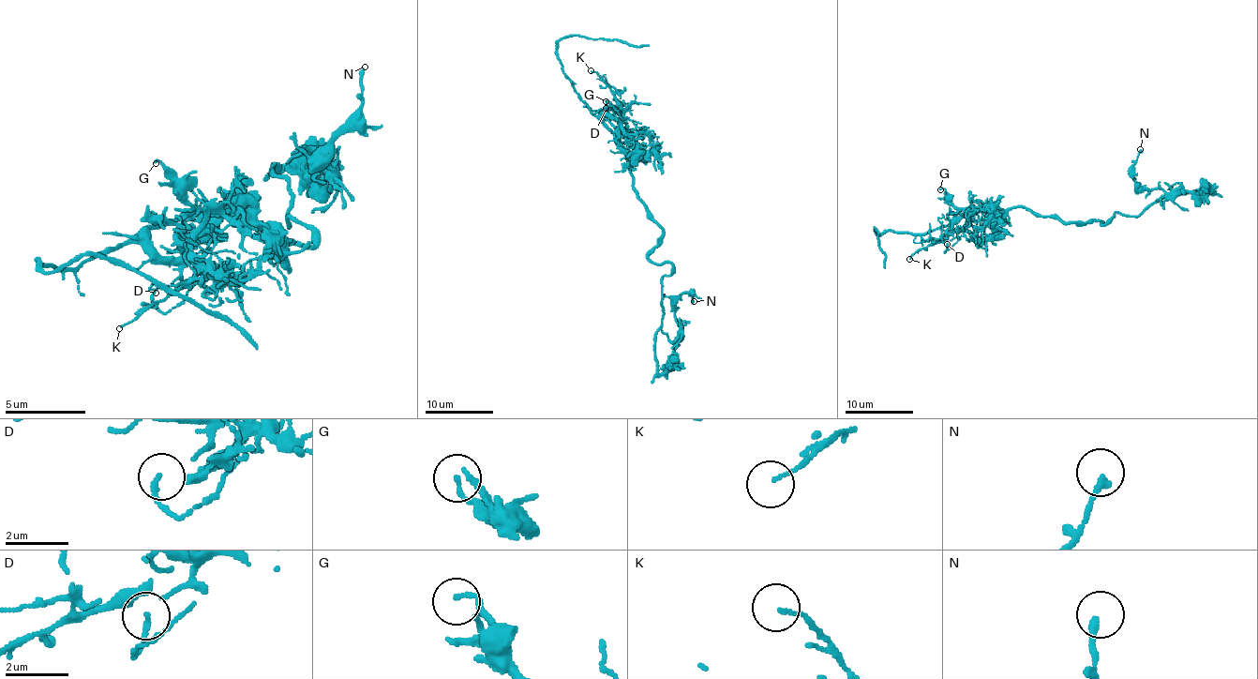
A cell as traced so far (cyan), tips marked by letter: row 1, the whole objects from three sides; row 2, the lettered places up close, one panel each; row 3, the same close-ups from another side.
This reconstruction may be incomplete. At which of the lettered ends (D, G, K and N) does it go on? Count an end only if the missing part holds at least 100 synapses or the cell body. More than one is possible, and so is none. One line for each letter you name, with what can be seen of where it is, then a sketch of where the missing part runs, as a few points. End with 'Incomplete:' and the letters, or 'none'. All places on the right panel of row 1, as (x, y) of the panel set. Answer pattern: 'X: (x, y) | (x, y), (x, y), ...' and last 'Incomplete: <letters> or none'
Incomplete: none

